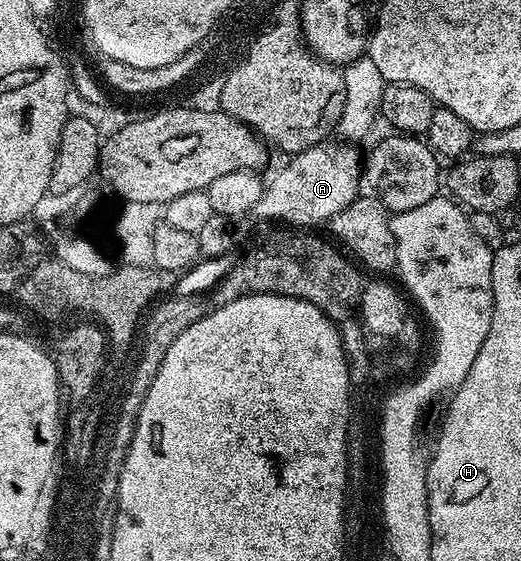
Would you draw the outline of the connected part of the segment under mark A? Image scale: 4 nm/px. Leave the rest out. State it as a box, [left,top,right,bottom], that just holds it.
[254,142,362,222]

